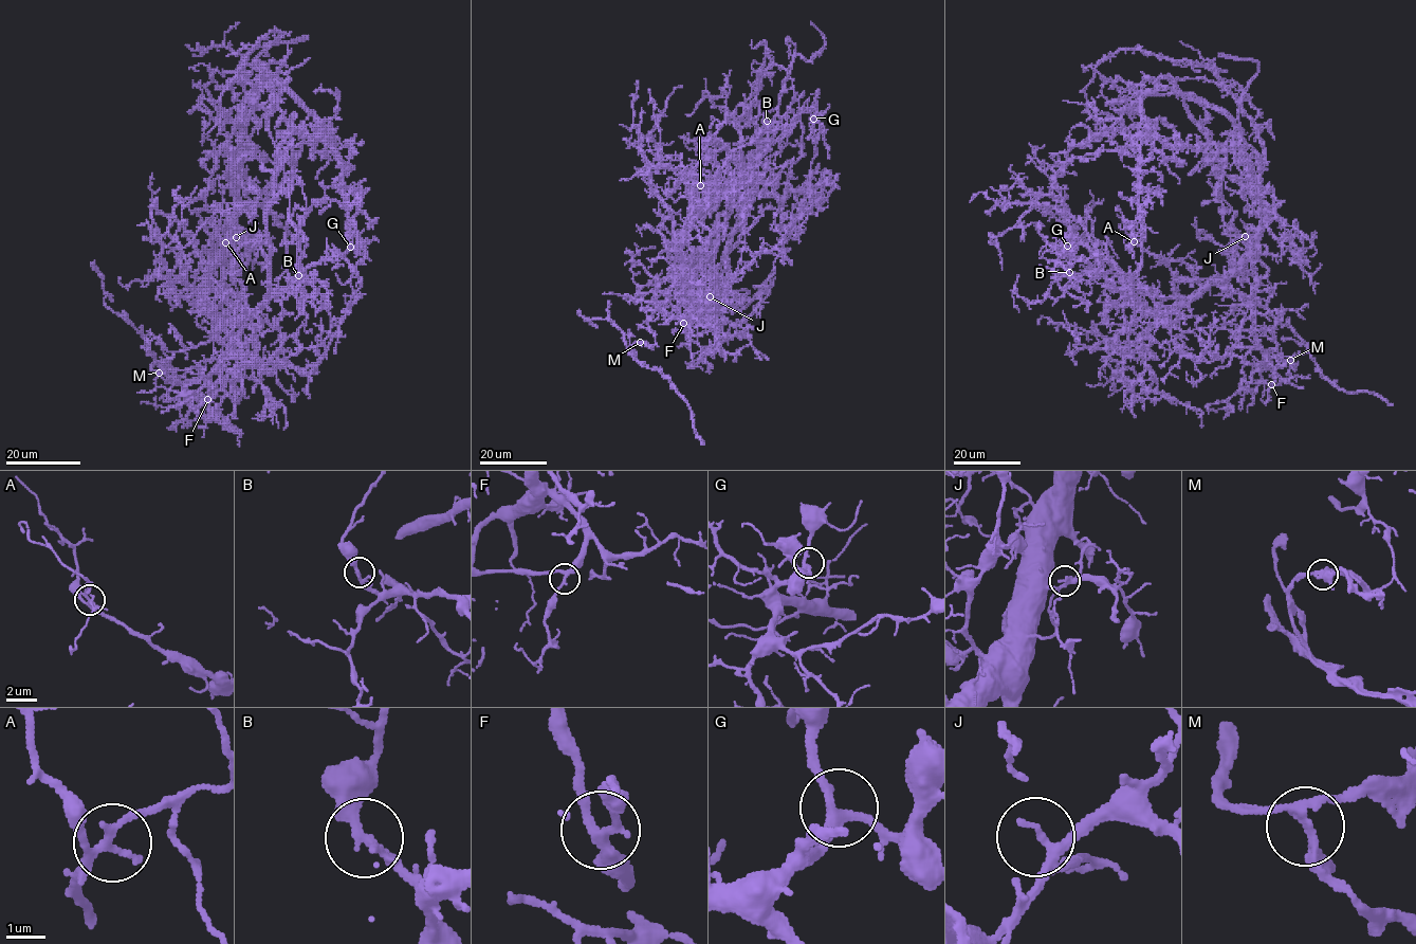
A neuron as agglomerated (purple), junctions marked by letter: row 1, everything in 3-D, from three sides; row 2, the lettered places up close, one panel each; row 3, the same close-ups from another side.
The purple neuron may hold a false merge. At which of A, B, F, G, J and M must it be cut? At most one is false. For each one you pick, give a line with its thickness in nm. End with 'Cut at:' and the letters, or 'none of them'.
M: Thickness 220 nm
Cut at: M

